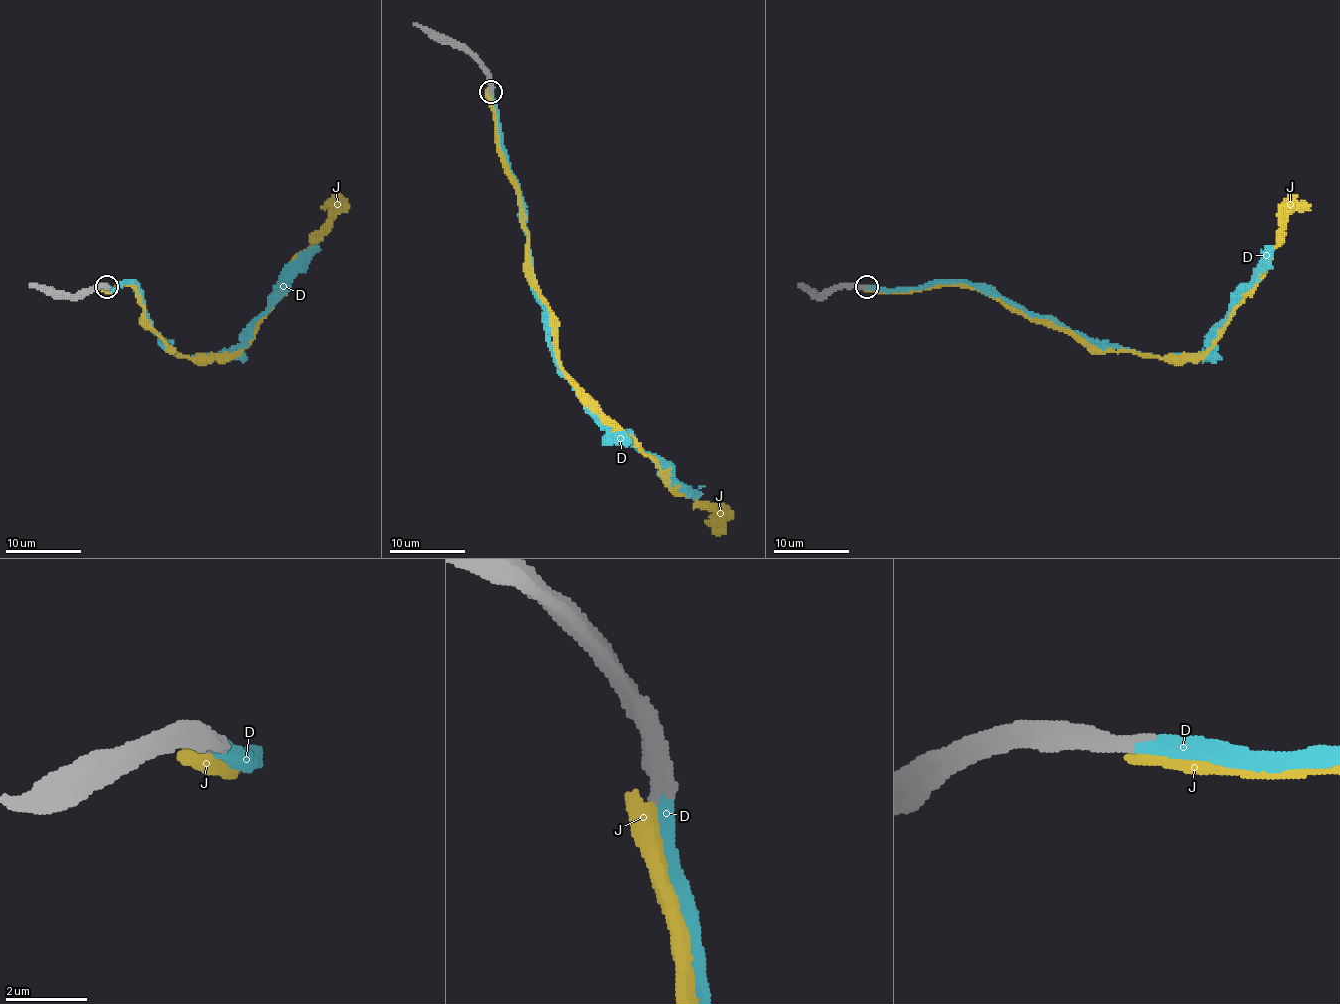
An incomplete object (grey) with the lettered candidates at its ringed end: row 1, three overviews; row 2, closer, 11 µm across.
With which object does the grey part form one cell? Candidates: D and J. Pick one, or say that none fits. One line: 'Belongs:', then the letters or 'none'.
Belongs: D

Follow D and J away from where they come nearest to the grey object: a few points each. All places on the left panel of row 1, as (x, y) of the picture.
D: (107, 287), (135, 285), (147, 323), (173, 353), (222, 357), (290, 272), (320, 249)
J: (105, 287), (130, 285), (143, 304), (143, 317), (173, 351), (232, 357), (335, 204)

